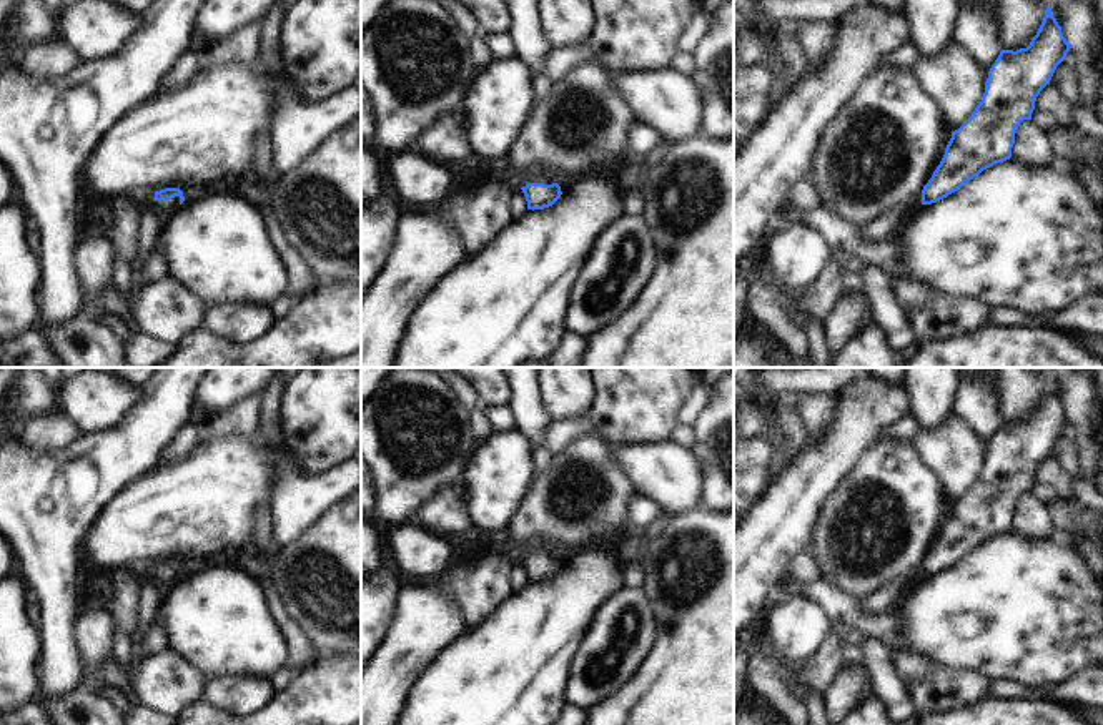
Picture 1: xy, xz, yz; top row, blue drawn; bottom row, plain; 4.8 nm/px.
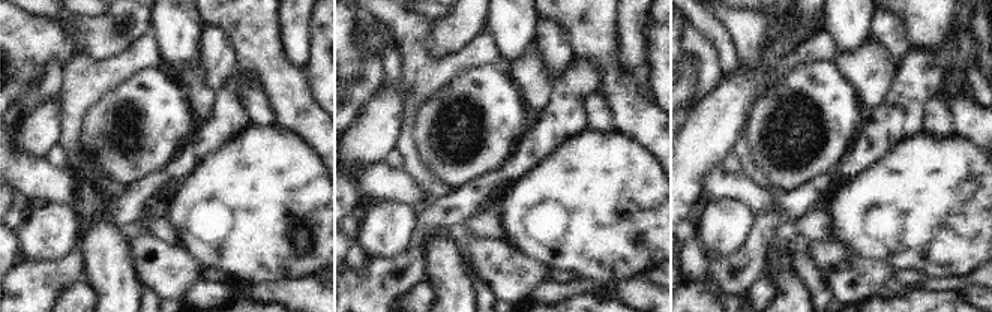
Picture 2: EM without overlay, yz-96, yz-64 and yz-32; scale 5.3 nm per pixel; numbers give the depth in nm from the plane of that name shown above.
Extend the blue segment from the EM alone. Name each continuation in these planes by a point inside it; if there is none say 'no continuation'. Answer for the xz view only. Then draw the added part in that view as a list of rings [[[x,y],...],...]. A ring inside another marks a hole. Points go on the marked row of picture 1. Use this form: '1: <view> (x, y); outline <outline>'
1: xz (536, 175); outline [[[532,168],[527,175],[529,175],[529,183],[552,185],[552,181],[546,178],[539,168]]]

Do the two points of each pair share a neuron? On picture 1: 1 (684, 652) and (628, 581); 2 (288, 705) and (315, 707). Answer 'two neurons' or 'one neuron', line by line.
1: two neurons
2: one neuron

